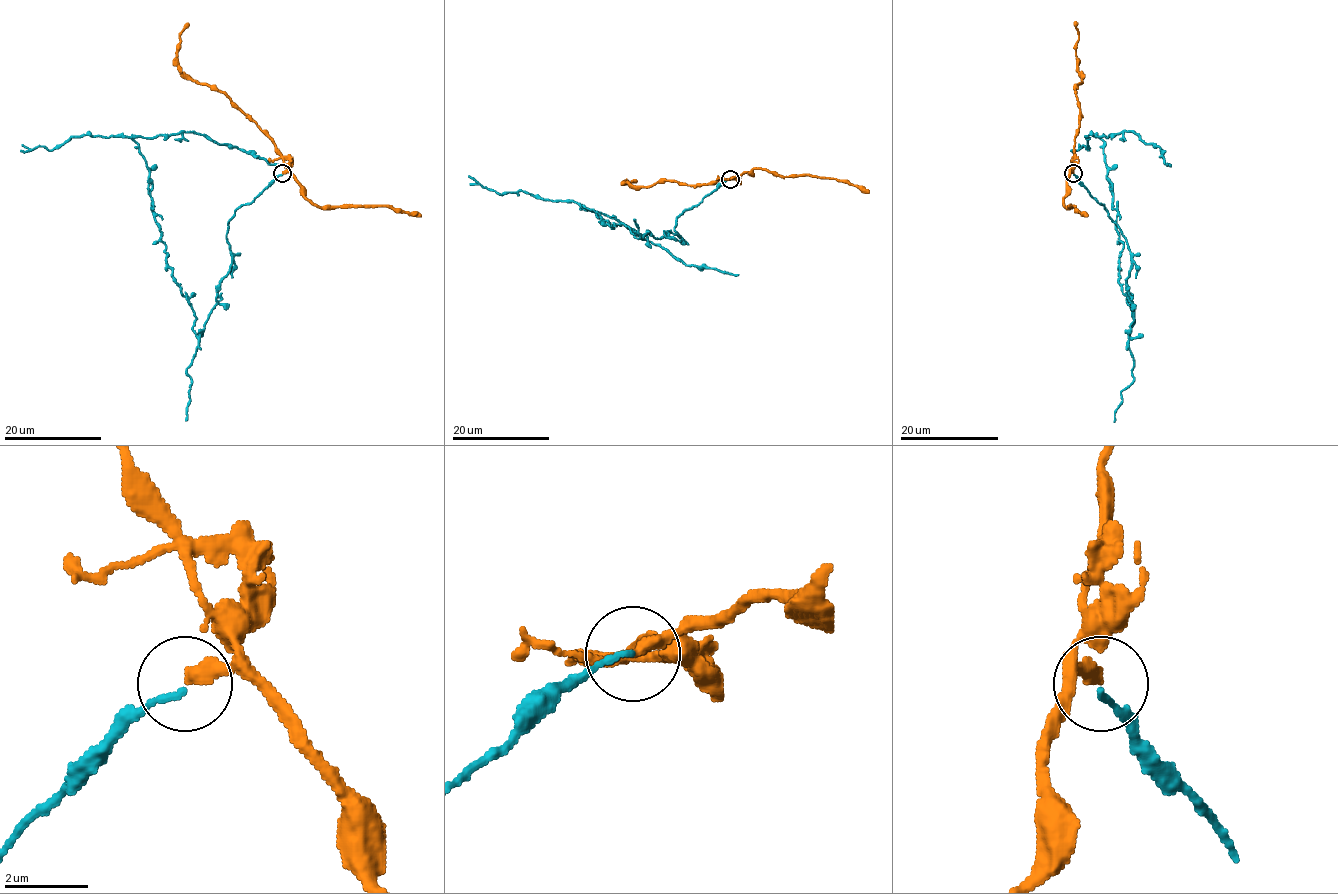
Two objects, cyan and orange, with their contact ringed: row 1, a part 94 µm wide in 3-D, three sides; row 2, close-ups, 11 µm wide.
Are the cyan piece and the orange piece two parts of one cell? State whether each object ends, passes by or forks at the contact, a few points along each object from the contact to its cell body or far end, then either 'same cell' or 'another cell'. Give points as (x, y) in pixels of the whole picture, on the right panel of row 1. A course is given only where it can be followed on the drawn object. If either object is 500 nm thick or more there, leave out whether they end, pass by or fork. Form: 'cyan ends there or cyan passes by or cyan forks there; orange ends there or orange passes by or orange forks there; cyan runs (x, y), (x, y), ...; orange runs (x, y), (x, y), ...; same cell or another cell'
cyan ends there; orange ends there; cyan runs (1073, 173), (1131, 255), (1129, 337), (1134, 318), (1118, 282), (1123, 243), (1101, 138), (1132, 131), (1170, 166); orange runs (1073, 173), (1074, 138), (1079, 125), (1079, 102), (1075, 92), (1082, 81), (1074, 21); another cell

